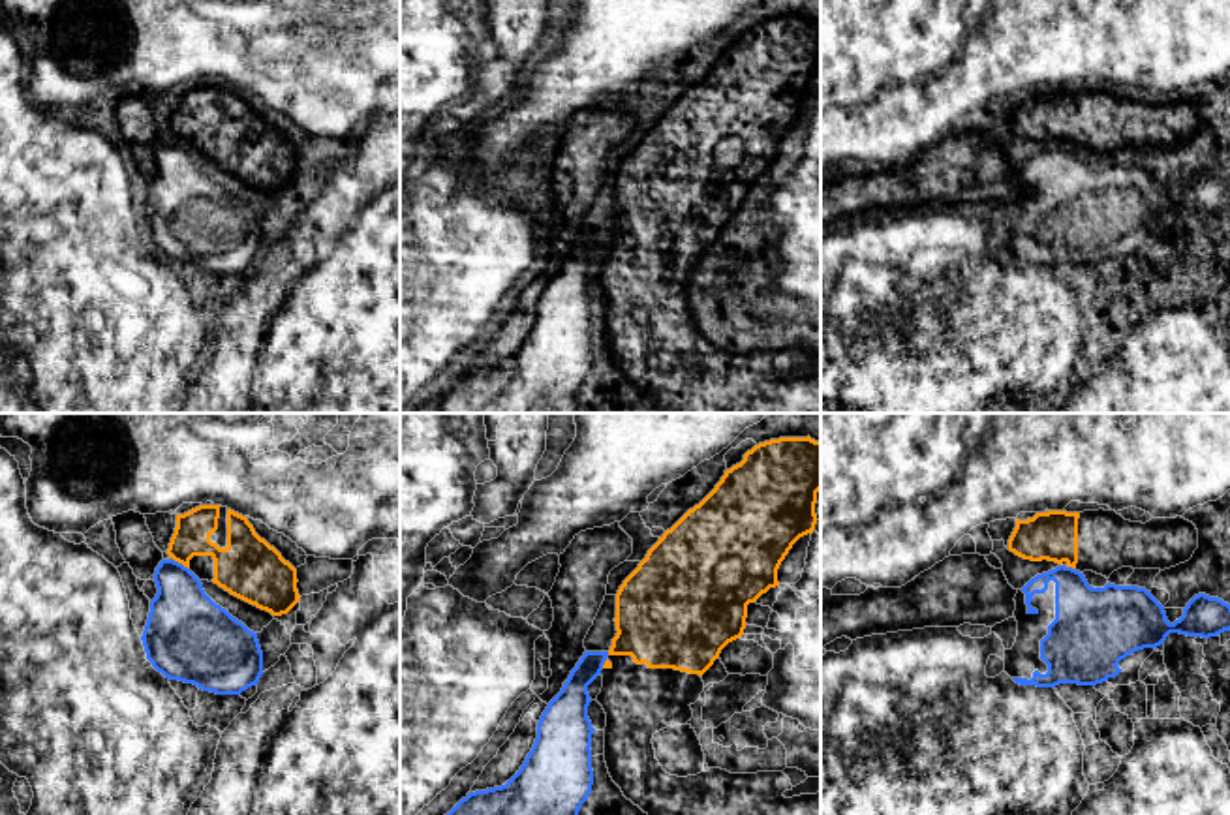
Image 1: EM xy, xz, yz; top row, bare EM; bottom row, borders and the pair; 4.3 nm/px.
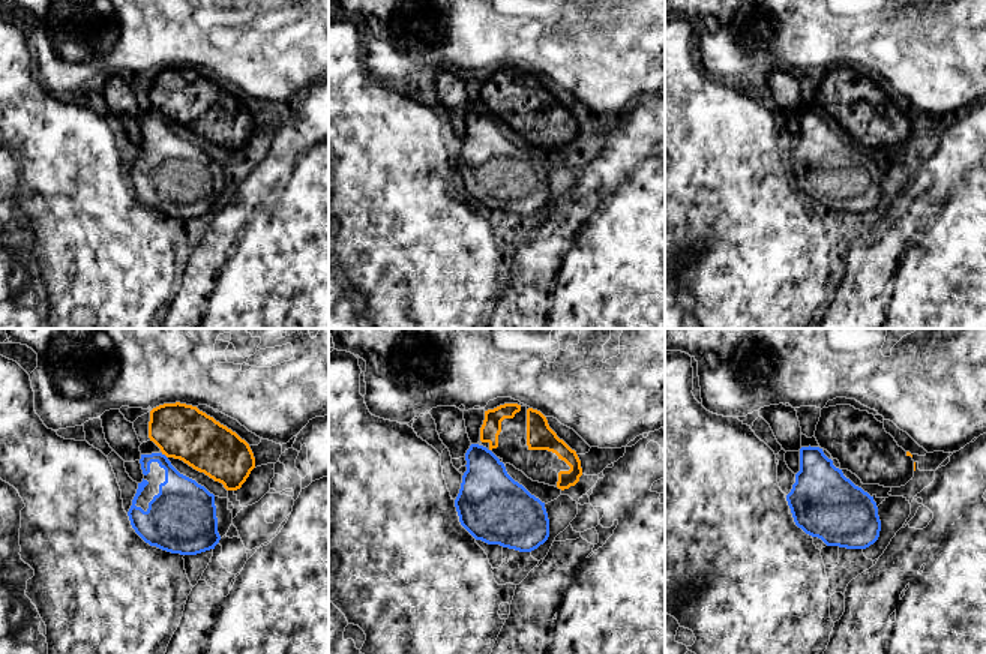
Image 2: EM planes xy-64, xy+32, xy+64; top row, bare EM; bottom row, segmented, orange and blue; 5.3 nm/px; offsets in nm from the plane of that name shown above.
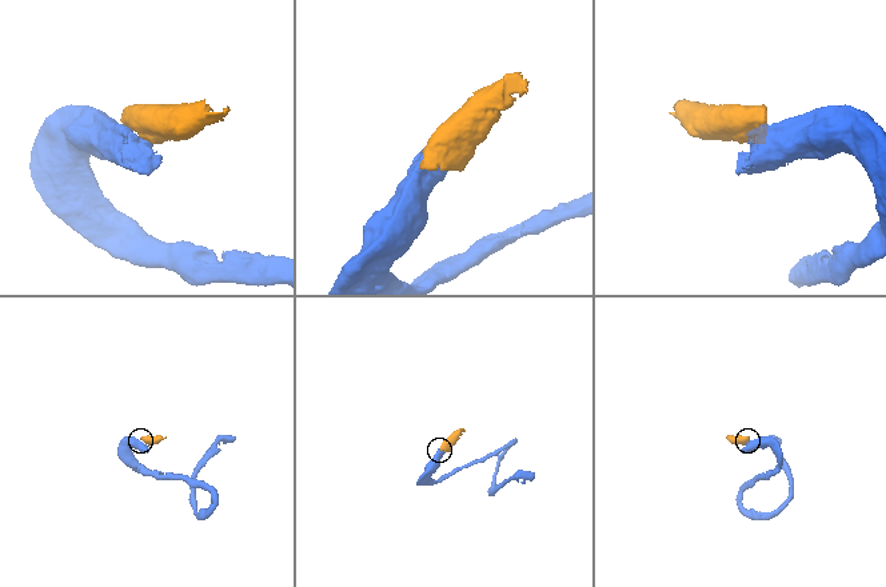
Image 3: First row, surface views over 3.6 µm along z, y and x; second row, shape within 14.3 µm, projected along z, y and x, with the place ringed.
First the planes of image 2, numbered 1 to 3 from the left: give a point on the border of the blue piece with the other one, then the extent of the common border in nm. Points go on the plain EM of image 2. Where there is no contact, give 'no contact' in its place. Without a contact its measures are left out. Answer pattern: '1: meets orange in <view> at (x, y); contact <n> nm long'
1: meets orange in xy-64 at (164, 117); contact 50 nm long
2: no contact
3: no contact

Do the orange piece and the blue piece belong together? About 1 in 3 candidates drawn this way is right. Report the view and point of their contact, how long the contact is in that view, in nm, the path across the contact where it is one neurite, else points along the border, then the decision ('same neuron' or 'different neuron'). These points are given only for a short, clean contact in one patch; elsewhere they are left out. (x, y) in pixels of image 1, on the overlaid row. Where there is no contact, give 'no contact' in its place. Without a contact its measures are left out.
contact xy (181, 562); length 90 nm; different neuron

